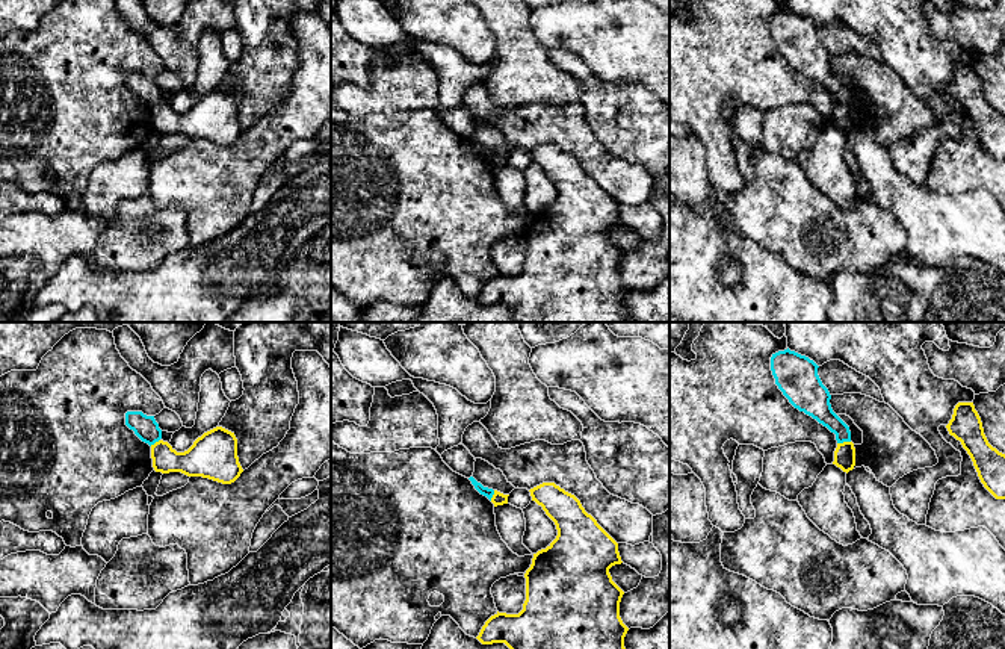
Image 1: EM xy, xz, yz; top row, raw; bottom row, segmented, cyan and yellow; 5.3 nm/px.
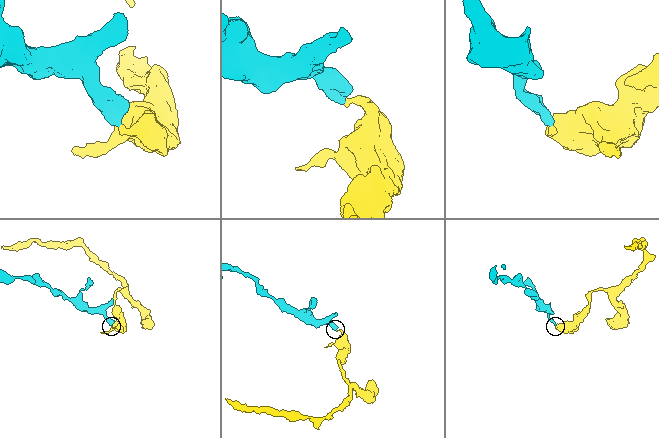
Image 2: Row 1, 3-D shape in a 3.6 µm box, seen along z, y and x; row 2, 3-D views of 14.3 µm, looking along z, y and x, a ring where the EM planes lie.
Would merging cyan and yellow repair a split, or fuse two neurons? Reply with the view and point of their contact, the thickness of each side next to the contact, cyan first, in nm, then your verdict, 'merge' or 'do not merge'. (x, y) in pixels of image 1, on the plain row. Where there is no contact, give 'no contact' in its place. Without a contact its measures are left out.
meets cyan in yz at (844, 102); 140 nm thick on the cyan side, 110 nm on the other; do not merge

